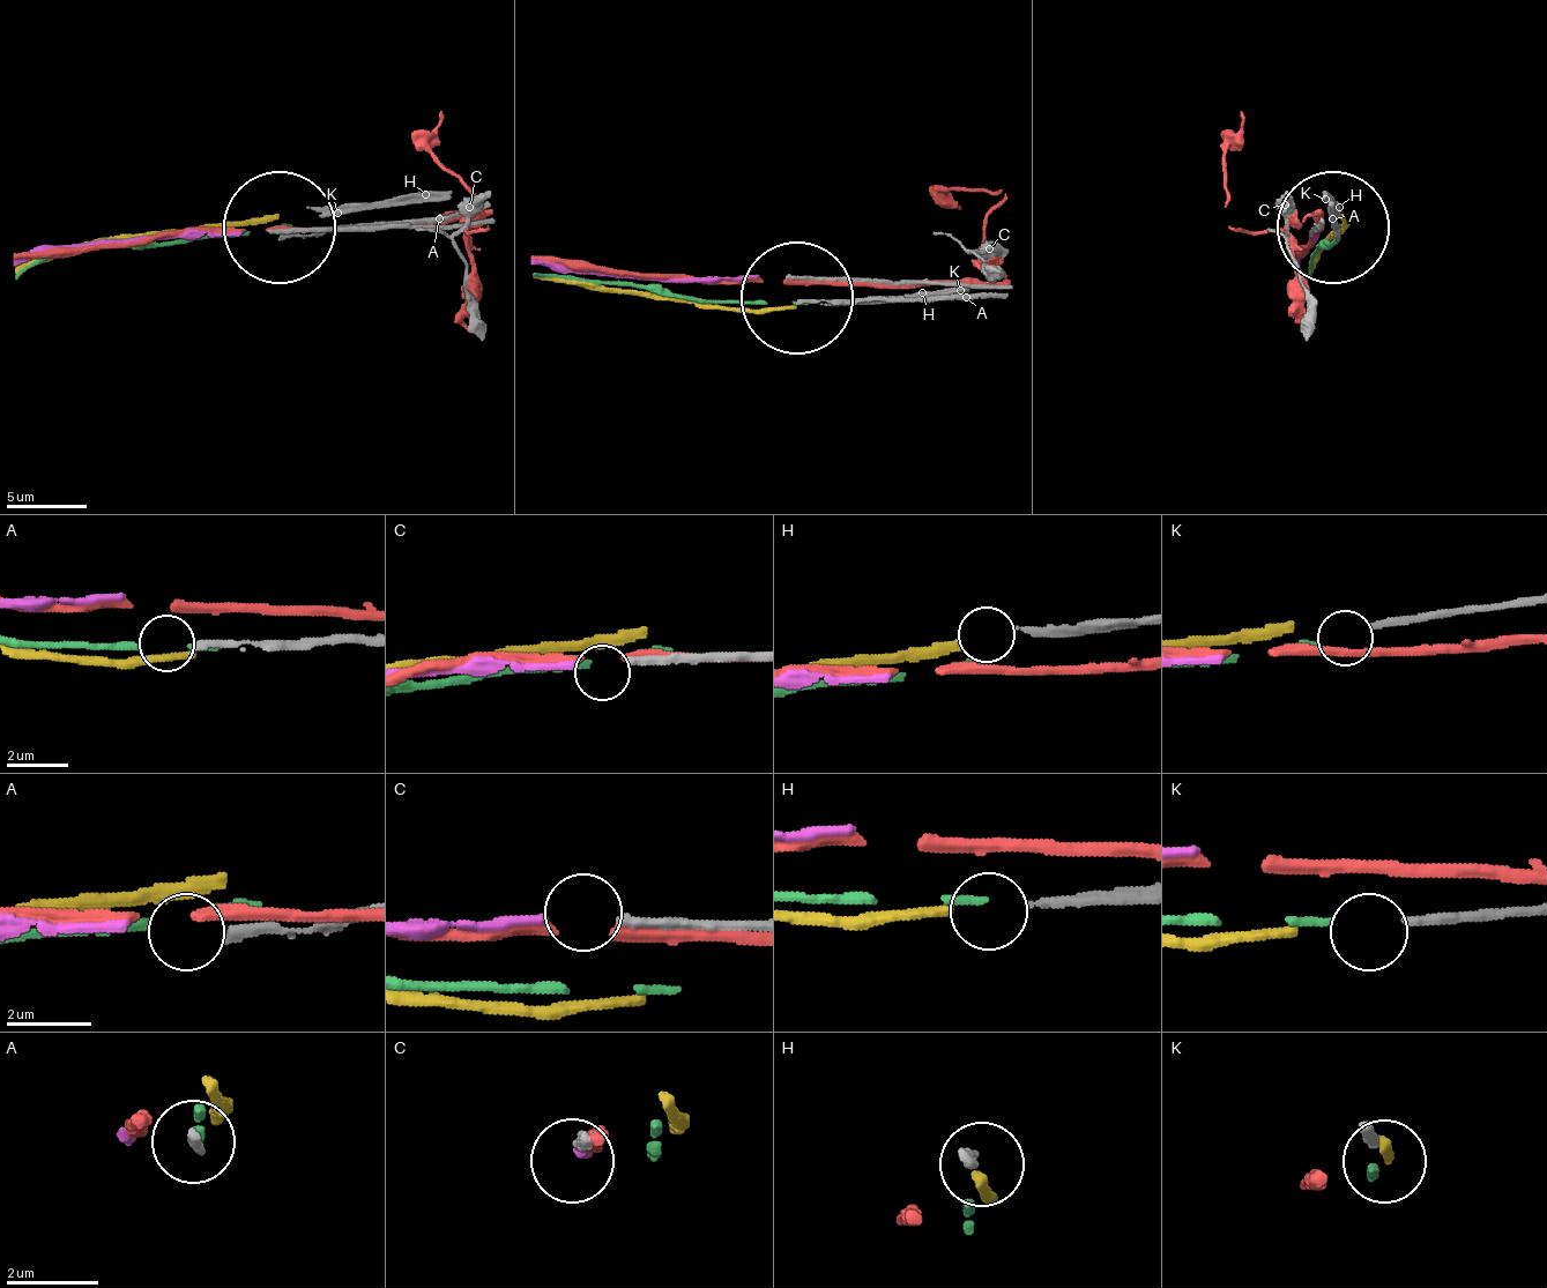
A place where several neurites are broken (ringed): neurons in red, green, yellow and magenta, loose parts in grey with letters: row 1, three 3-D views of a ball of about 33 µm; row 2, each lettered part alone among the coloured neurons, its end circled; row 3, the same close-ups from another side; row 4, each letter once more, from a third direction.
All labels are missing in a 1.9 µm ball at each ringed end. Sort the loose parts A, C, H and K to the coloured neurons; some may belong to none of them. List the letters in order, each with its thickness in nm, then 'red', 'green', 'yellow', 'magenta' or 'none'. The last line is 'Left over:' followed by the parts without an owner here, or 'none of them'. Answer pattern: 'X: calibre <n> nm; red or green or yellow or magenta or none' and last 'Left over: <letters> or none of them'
A: calibre 240 nm; none
C: calibre 240 nm; magenta
H: calibre 200 nm; yellow
K: calibre 220 nm; green
Left over: A

